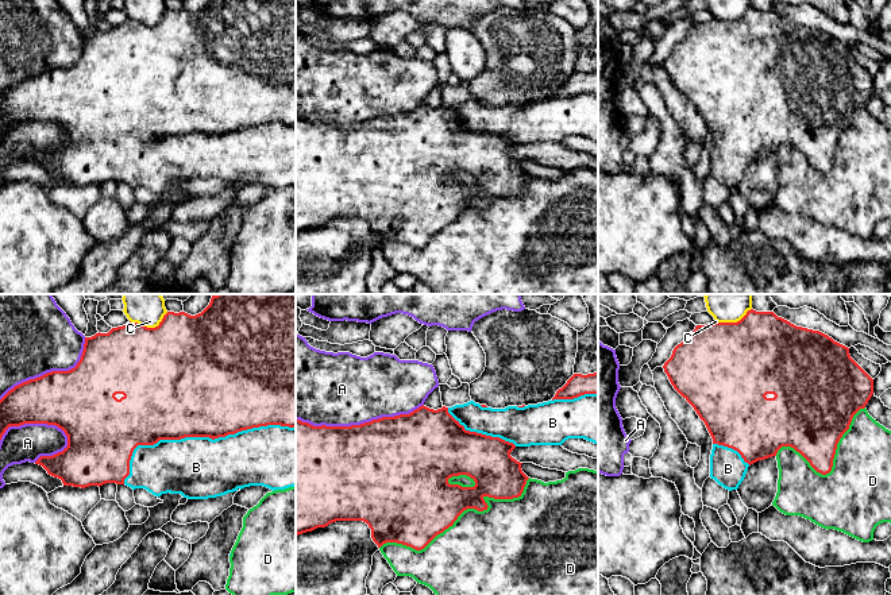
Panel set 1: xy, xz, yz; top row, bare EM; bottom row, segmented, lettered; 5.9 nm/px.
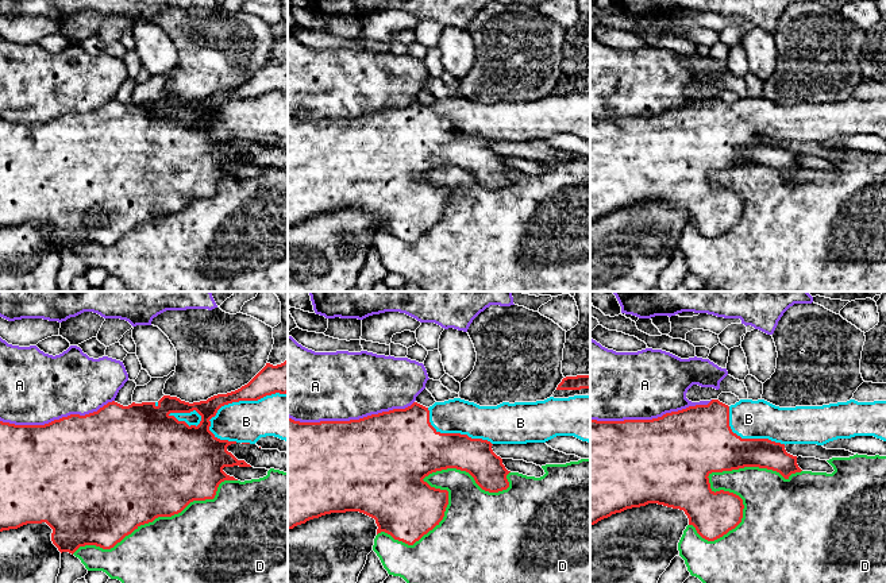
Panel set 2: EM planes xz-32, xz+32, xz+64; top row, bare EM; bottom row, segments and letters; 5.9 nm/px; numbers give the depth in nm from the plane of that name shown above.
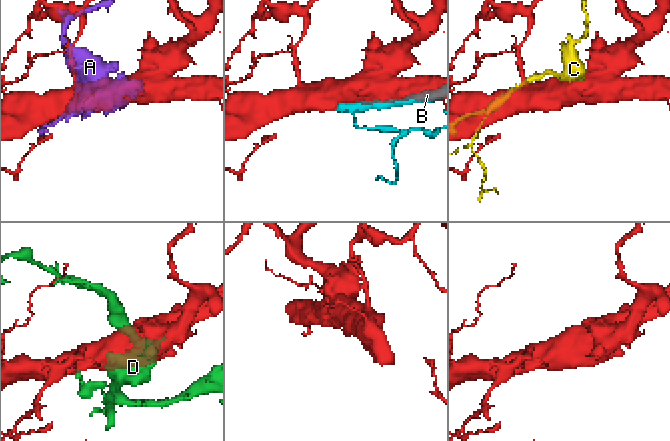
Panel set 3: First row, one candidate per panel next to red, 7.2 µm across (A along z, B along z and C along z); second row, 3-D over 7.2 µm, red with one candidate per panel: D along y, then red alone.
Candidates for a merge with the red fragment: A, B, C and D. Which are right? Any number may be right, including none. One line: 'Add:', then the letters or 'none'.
Add: B

